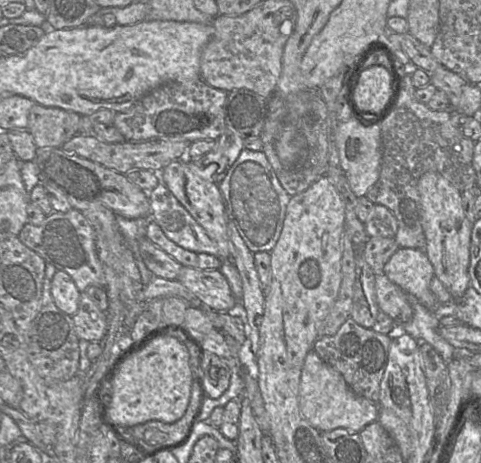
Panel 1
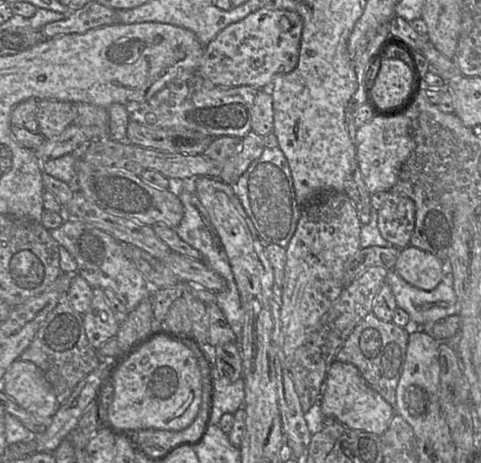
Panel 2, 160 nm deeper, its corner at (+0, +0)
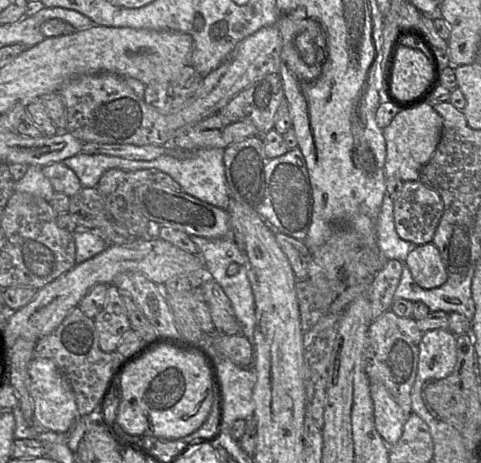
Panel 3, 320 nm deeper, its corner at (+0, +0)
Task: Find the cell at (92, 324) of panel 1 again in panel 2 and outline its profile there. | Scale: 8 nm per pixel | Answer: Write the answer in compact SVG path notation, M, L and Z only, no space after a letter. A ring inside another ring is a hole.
M93 288L90 307L82 317L88 341L96 350L116 336L120 323L109 307L102 288Z

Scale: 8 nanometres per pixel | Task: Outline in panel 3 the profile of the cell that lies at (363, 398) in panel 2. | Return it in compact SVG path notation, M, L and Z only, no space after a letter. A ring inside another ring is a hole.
M370 382L370 388L376 429L385 442L392 446L400 439L407 417L383 384Z

